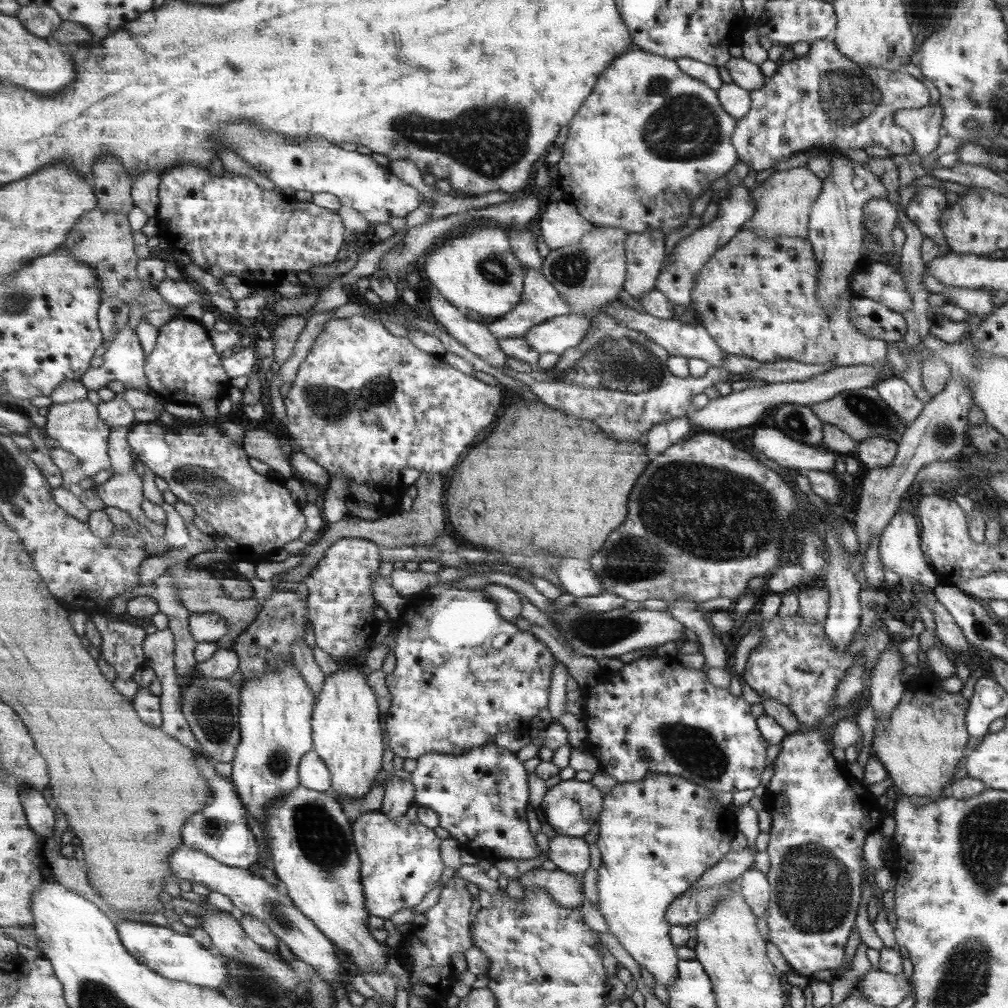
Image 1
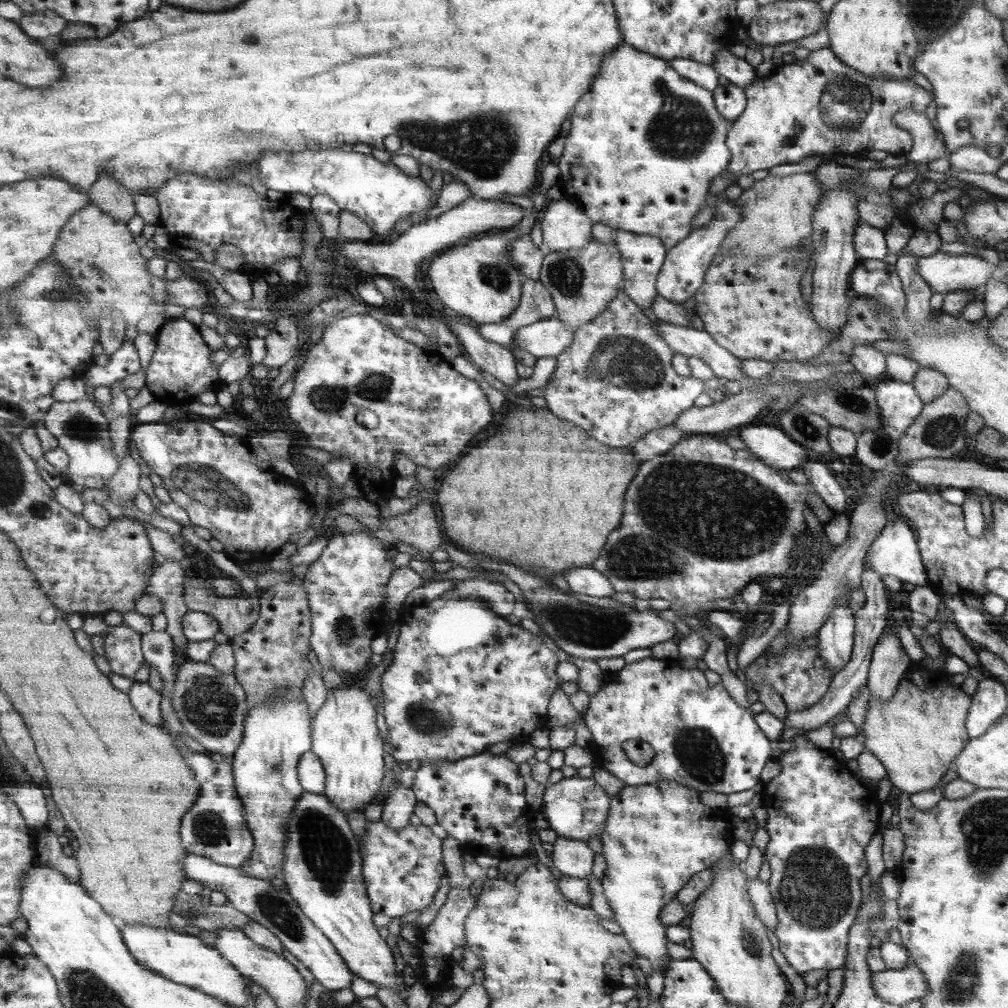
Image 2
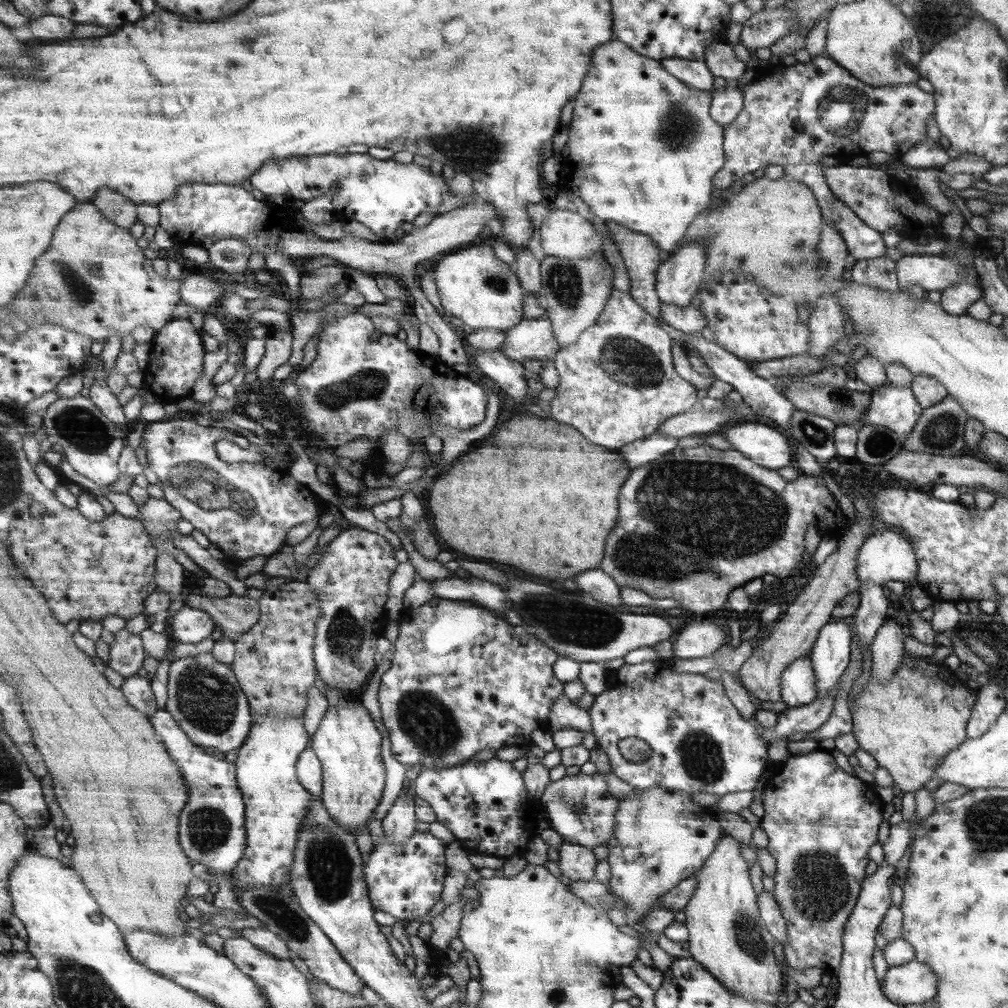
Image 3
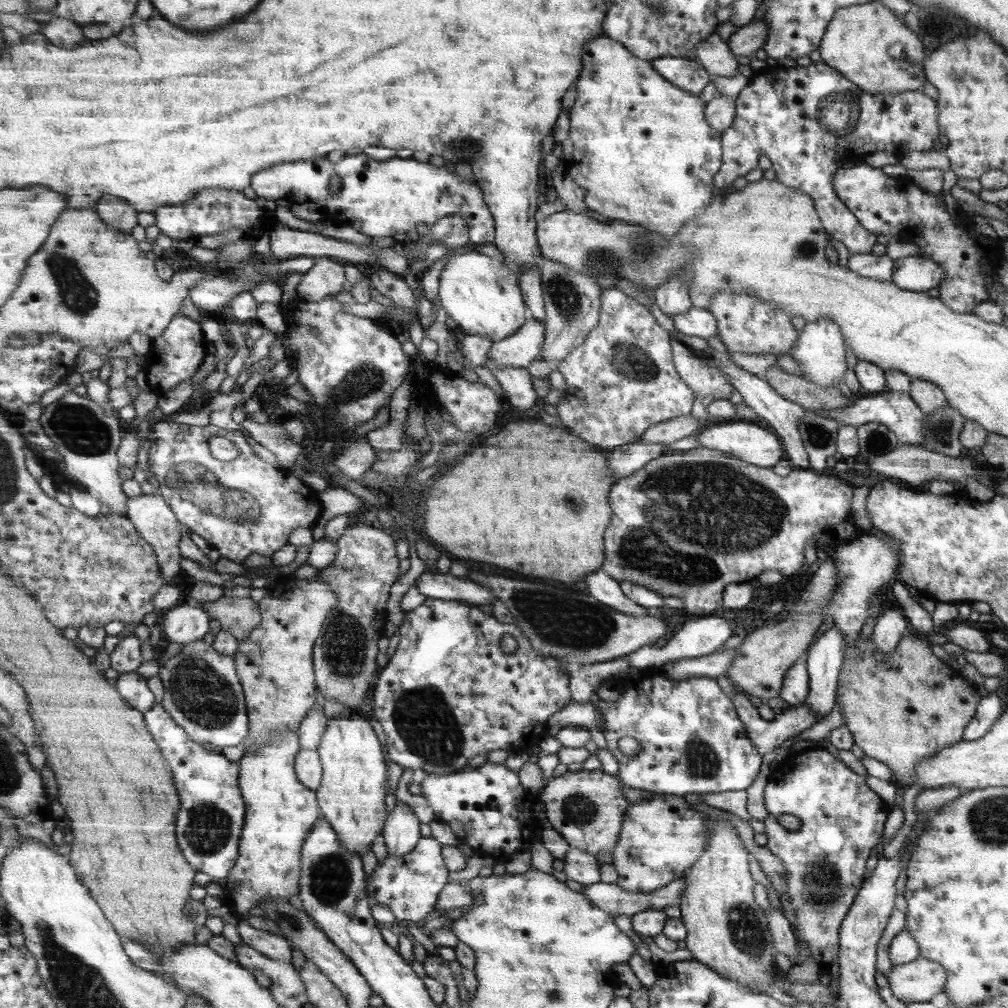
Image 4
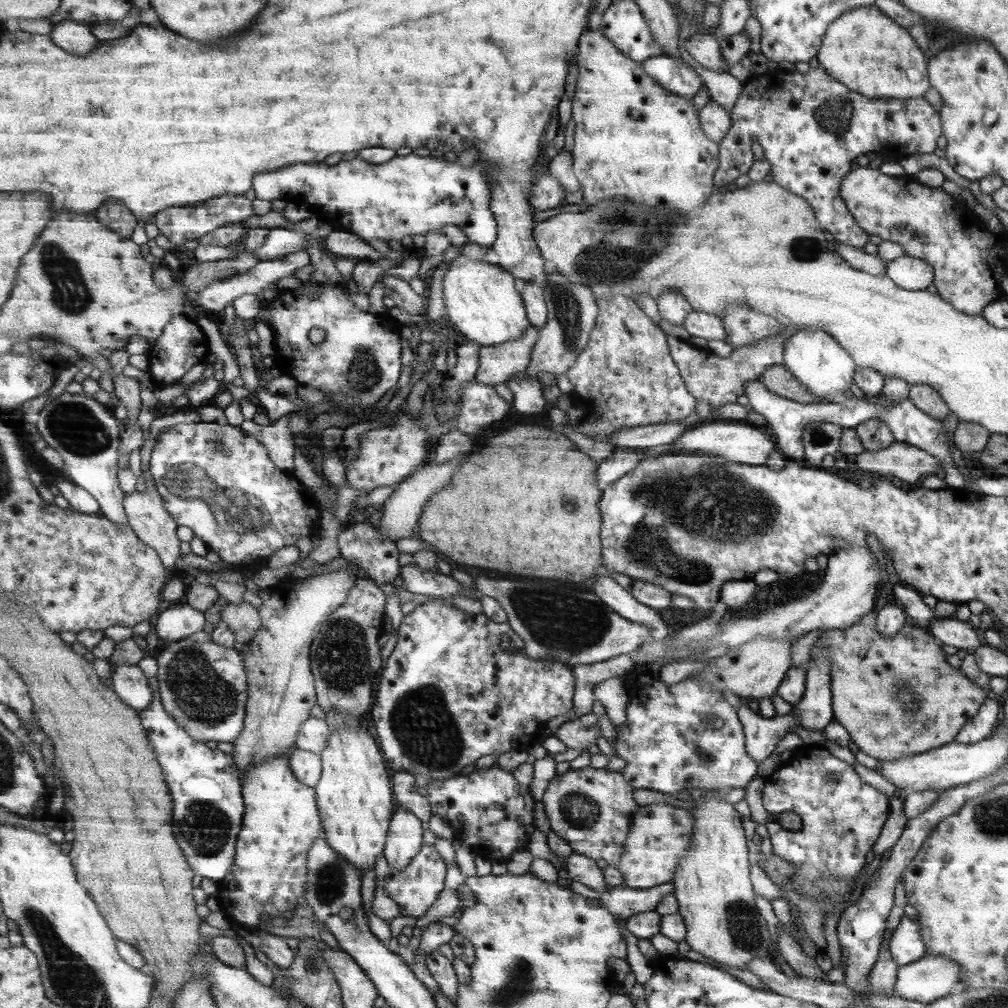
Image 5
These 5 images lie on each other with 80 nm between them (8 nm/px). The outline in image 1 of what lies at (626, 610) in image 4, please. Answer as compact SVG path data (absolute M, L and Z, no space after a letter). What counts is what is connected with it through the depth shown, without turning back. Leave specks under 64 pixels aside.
M565 558L552 560L551 570L555 572L567 592L578 598L599 596L606 592L603 581L593 570L590 559Z

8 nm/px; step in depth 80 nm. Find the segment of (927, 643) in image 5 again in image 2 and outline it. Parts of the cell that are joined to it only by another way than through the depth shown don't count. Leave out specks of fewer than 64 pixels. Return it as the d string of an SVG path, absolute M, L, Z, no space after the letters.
M914 663L901 676L890 699L868 698L860 731L864 749L883 765L891 785L907 796L932 790L969 742L965 724L971 699L949 683L949 678L946 671L927 670Z

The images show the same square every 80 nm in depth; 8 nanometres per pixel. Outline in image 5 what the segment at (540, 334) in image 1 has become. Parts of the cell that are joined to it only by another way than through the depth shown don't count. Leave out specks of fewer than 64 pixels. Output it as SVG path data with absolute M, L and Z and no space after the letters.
M531 325L523 339L481 347L477 382L489 386L506 385L512 376L525 373L531 364L533 347L539 339L539 333L540 330Z

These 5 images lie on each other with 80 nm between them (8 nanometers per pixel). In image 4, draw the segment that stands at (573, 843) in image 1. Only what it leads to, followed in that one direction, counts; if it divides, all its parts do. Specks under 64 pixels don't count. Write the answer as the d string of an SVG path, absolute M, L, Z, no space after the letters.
M573 849L565 856L565 874L567 878L584 886L591 886L602 881L602 863L597 857L583 850Z

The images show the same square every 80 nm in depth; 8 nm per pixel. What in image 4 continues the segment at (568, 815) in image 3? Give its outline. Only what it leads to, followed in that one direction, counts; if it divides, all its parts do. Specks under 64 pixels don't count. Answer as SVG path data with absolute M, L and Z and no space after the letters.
M602 771L567 772L556 776L544 788L539 801L545 805L548 821L573 849L597 857L601 852L613 854L623 831L629 802L617 776Z

